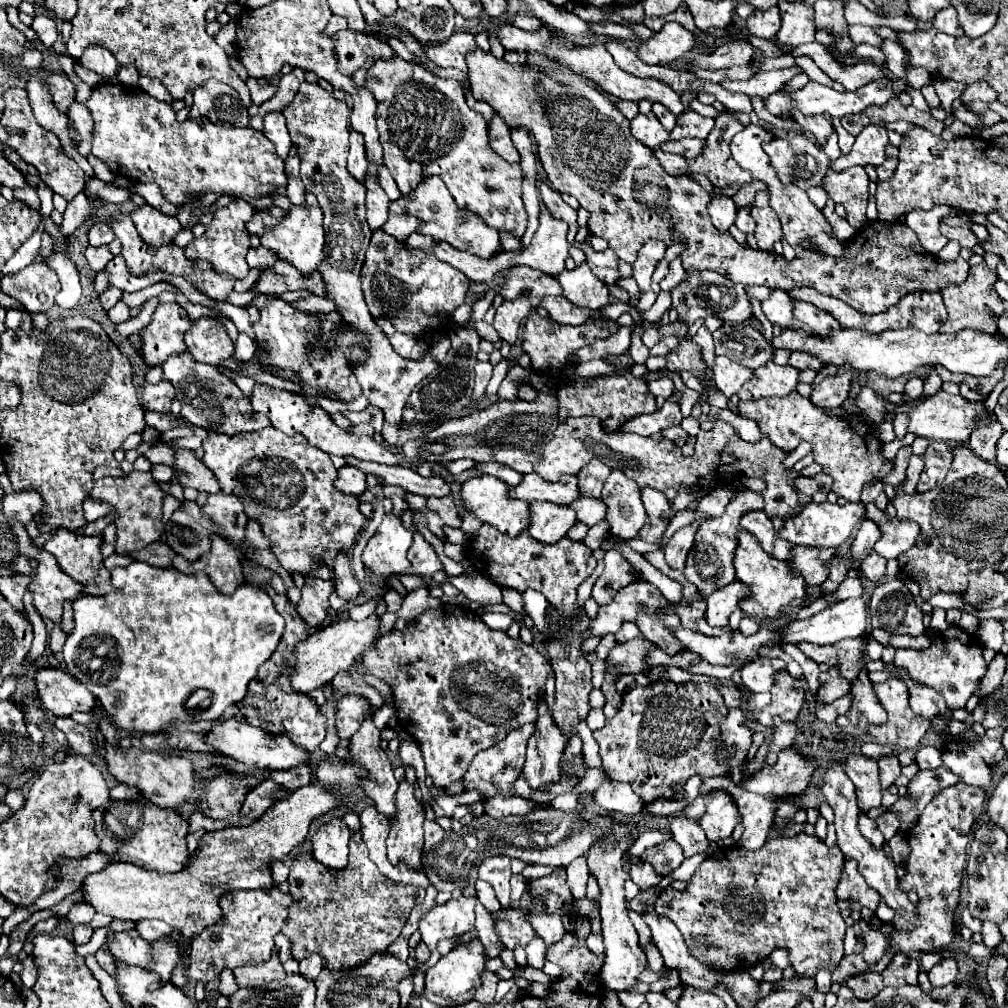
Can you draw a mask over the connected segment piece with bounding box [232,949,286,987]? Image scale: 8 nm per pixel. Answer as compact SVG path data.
M274 949L272 957L266 963L254 965L254 967L252 965L236 967L232 973L236 977L238 987L262 987L262 985L270 983L272 979L284 979L286 977L276 949Z

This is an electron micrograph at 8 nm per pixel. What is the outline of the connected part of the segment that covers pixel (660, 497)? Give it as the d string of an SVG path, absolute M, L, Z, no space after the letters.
M650 487L642 489L642 501L644 501L644 509L650 517L650 527L644 533L640 533L640 537L648 543L658 543L668 527L670 517L674 515L674 511L670 509L666 495L658 493L656 489L650 489Z

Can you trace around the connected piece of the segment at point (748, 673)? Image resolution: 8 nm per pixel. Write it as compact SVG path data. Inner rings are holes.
M758 657L754 663L742 667L740 675L744 685L758 693L758 691L770 691L772 687L772 675L778 671L784 671L786 665L782 663L782 659L768 659L768 657Z

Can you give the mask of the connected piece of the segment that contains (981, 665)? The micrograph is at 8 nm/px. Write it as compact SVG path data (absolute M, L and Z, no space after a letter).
M950 627L944 633L940 633L938 637L934 637L932 645L928 649L922 649L922 651L896 649L894 665L908 669L912 679L924 683L926 687L936 689L944 697L948 709L952 709L952 711L964 709L966 701L978 689L978 683L988 669L988 665L982 657L982 645L980 645L978 637L968 635L966 631L962 631L958 627Z

